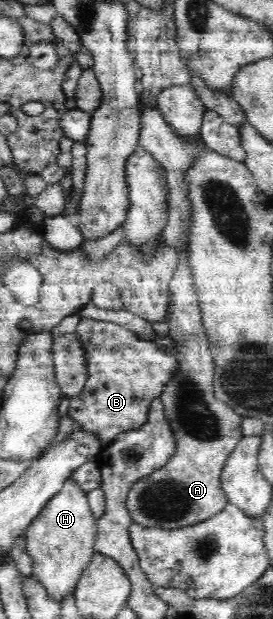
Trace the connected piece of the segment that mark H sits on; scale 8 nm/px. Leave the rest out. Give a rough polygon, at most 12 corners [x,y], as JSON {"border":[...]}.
{"border":[[70,476],[23,535],[62,603],[96,554],[97,520]]}

